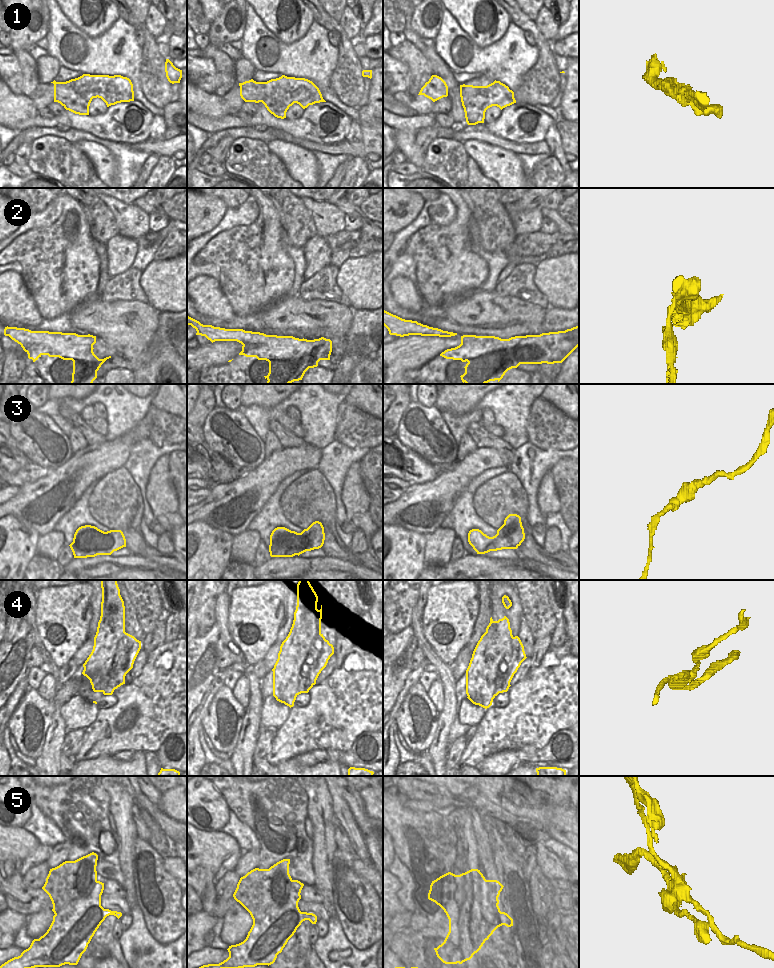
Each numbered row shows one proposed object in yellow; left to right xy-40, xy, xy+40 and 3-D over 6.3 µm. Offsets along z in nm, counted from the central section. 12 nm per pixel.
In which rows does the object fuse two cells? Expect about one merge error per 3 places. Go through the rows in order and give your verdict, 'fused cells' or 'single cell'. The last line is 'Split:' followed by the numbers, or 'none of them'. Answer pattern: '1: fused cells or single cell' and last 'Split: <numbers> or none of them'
1: single cell
2: fused cells
3: single cell
4: fused cells
5: fused cells
Split: 2, 4, 5

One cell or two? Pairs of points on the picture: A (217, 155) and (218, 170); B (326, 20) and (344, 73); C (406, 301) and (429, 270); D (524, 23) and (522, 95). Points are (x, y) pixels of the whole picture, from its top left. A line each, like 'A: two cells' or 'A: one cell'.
A: two cells
B: one cell
C: two cells
D: one cell

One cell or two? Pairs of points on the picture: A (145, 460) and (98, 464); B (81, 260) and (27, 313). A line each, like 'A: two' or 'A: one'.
A: two
B: two

